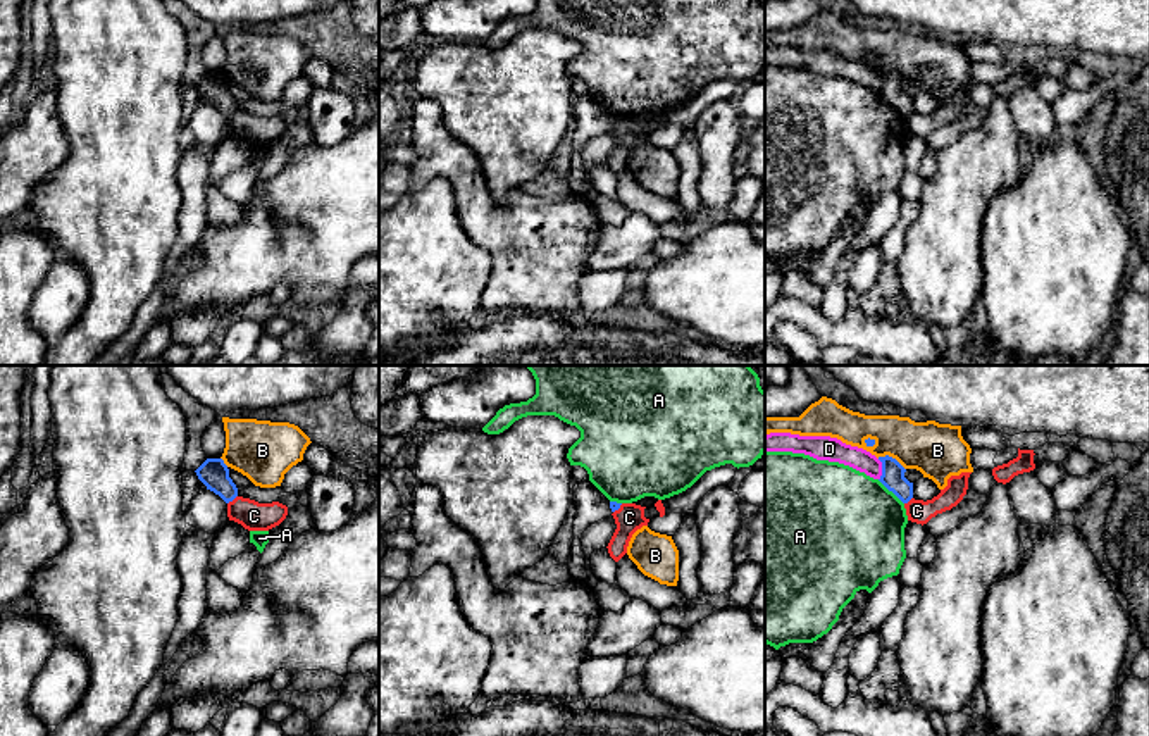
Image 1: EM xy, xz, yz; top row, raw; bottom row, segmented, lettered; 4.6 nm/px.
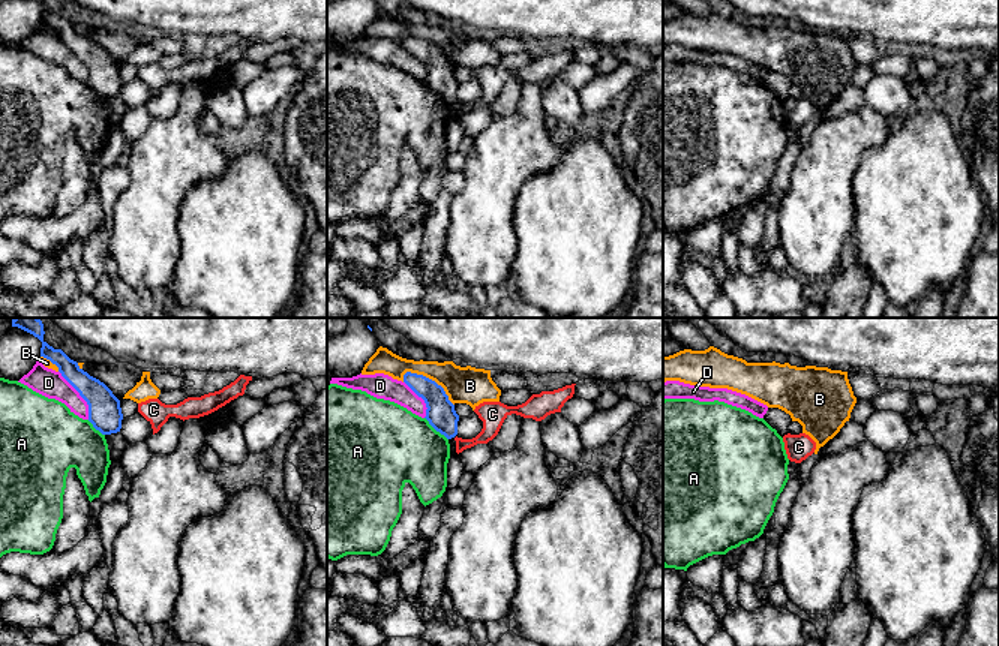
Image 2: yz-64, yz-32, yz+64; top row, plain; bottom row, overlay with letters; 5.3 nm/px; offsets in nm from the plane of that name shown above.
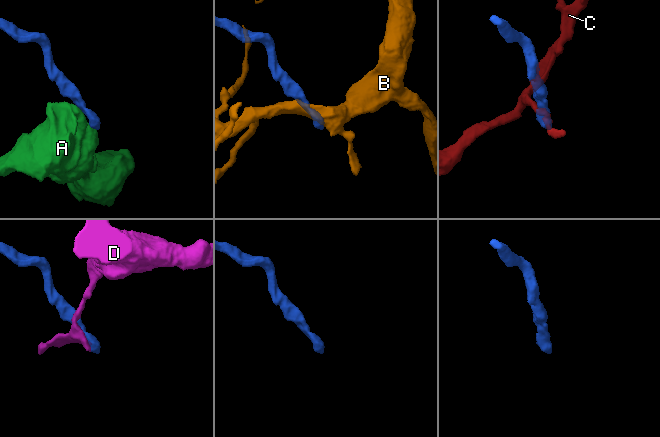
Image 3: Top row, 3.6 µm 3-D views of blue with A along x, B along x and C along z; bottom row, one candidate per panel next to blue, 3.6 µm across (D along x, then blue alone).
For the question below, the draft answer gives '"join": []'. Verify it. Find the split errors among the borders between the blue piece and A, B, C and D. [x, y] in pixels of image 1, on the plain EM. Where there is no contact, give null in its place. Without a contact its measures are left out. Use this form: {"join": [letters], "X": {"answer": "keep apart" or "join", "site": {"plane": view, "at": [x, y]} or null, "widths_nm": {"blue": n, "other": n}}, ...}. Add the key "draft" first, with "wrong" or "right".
{"draft": "right", "join": [], "A": {"answer": "keep apart", "site": {"plane": "yz", "at": [891, 104]}, "widths_nm": {"blue": 110, "other": 480}}, "B": {"answer": "keep apart", "site": {"plane": "yz", "at": [891, 71]}, "widths_nm": {"blue": 110, "other": 260}}, "C": {"answer": "keep apart", "site": {"plane": "xy", "at": [231, 114]}, "widths_nm": {"blue": 140, "other": 140}}, "D": {"answer": "keep apart", "site": {"plane": "yz", "at": [882, 83]}, "widths_nm": {"blue": 110, "other": 110}}}

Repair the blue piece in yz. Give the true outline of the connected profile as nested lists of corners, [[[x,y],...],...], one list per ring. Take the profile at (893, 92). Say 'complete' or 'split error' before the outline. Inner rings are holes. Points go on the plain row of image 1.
complete; [[[879,71],[882,76],[880,97],[892,105],[903,117],[913,112],[913,97],[904,91],[906,83],[892,71]]]

